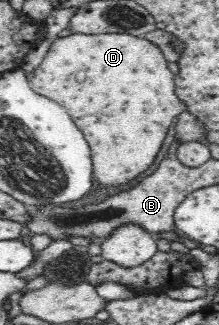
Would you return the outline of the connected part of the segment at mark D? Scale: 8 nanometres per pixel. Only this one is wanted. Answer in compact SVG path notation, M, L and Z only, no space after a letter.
M69 34L60 39L55 39L47 49L45 58L39 63L39 66L32 70L30 84L35 92L41 93L43 96L49 96L53 100L57 100L63 108L67 106L69 114L73 116L75 124L81 128L83 136L87 138L89 151L91 152L91 161L93 162L93 179L101 186L119 187L125 185L132 180L135 180L142 172L145 172L155 161L163 143L165 142L166 134L175 117L179 117L186 110L185 105L175 93L175 85L173 80L173 72L167 67L167 60L161 49L152 42L143 39L142 37L127 35L127 34Z

